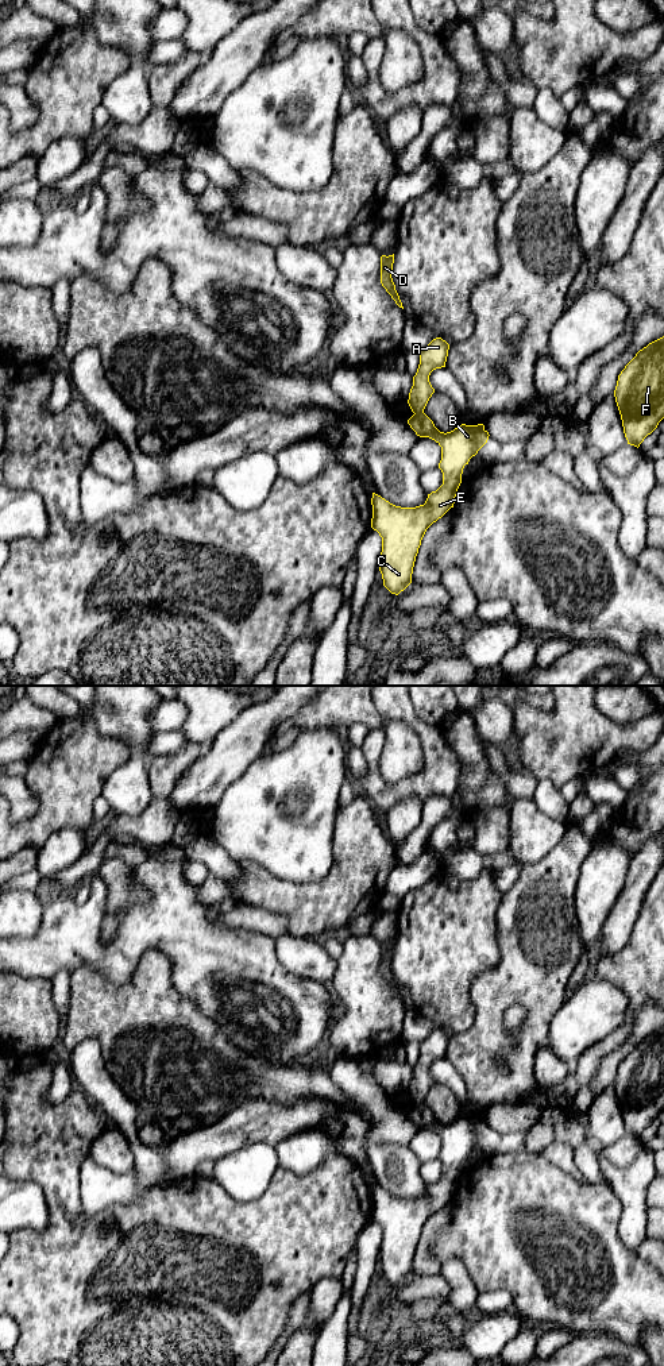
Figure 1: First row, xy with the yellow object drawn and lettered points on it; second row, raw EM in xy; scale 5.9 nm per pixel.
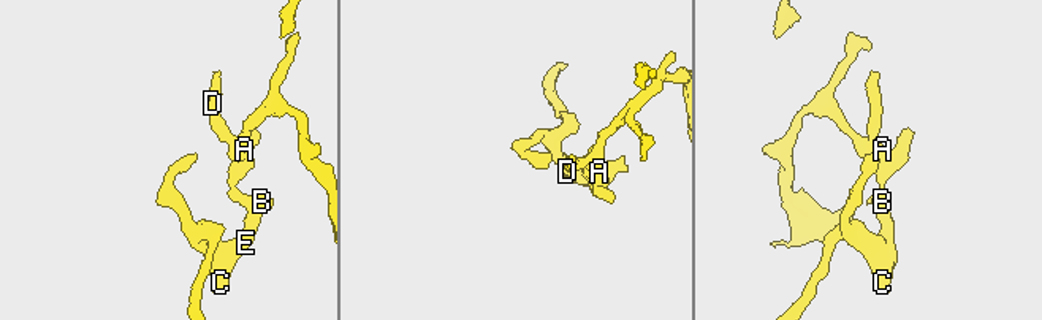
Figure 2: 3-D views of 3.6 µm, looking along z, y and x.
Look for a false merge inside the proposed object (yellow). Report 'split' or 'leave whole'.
split

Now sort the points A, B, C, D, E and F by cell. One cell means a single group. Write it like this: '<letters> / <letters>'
A D F / B C E

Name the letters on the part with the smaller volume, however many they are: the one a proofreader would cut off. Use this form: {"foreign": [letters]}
{"foreign": ["B", "C", "E"]}

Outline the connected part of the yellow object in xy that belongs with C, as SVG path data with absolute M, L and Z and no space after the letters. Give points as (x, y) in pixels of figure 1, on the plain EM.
M424 1103L413 1105L408 1115L417 1127L429 1128L441 1138L439 1159L443 1176L416 1199L395 1197L372 1184L371 1219L382 1228L379 1262L383 1277L395 1286L412 1274L416 1247L426 1220L453 1199L464 1157L490 1127L483 1115L462 1115L451 1123L440 1123Z

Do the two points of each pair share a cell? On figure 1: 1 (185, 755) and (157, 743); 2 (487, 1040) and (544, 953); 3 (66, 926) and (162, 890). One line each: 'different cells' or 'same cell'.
1: different cells
2: same cell
3: same cell

